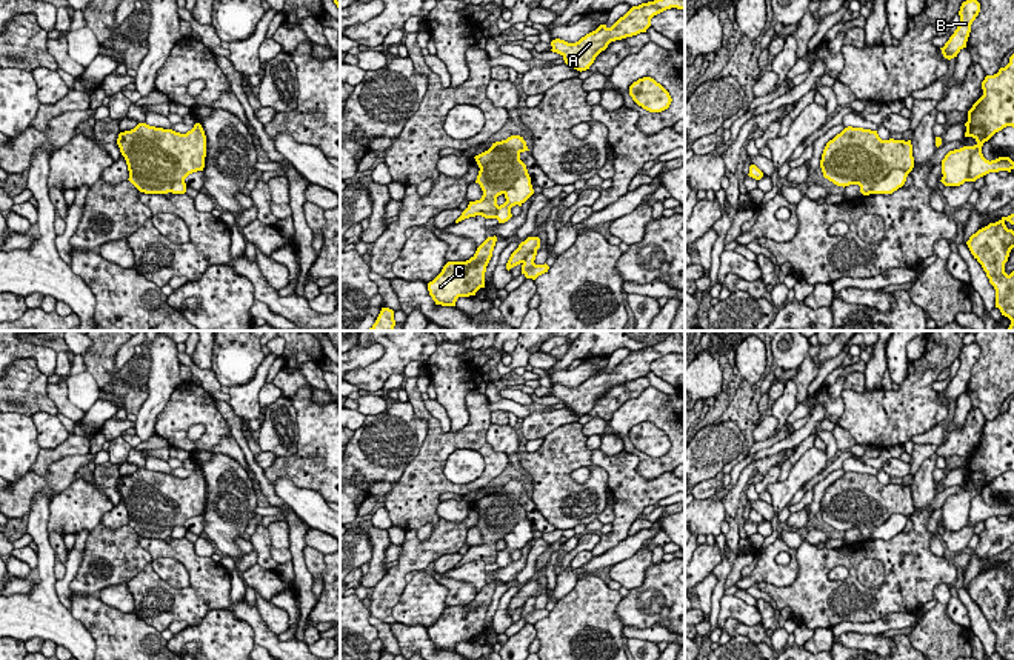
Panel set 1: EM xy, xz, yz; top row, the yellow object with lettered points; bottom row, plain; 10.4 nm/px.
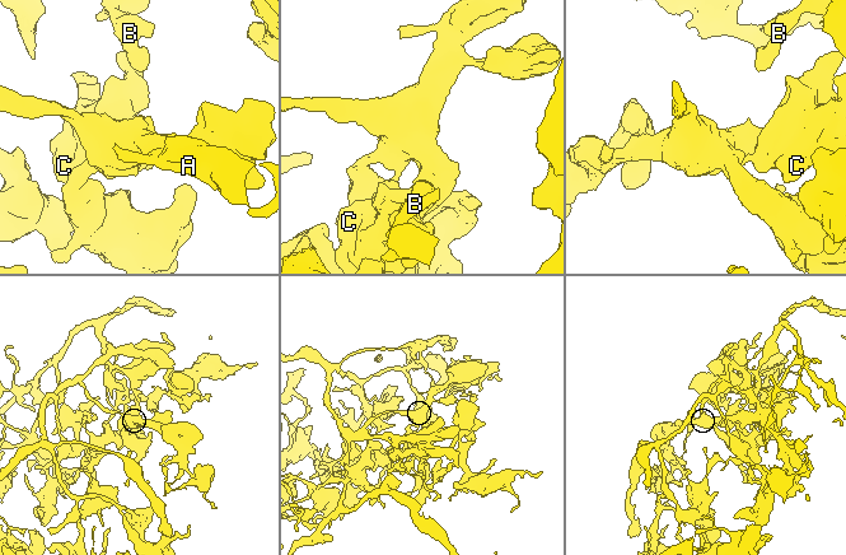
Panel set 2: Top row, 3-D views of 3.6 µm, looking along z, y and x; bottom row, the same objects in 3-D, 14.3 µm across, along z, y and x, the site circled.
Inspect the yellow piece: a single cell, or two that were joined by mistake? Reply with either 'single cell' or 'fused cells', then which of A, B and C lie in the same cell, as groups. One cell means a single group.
fused cells; A B / C

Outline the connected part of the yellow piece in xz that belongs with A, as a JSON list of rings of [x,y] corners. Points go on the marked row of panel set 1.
[[[654,0],[632,6],[611,28],[600,25],[575,43],[568,43],[560,38],[552,40],[551,51],[560,54],[565,63],[574,69],[580,72],[586,71],[611,42],[646,32],[651,26],[651,18],[671,8],[685,11],[685,0]]]

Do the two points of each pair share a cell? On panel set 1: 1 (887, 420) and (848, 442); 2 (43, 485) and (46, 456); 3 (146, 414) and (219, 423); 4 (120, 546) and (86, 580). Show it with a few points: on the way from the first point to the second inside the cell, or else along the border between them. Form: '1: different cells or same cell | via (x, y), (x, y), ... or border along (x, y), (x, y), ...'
1: different cells | border along (837, 423), (856, 442)
2: different cells | border along (74, 456), (56, 460), (45, 476), (33, 471)
3: different cells | border along (179, 386), (157, 416), (154, 433)
4: same cell | via (111, 556), (96, 571)

